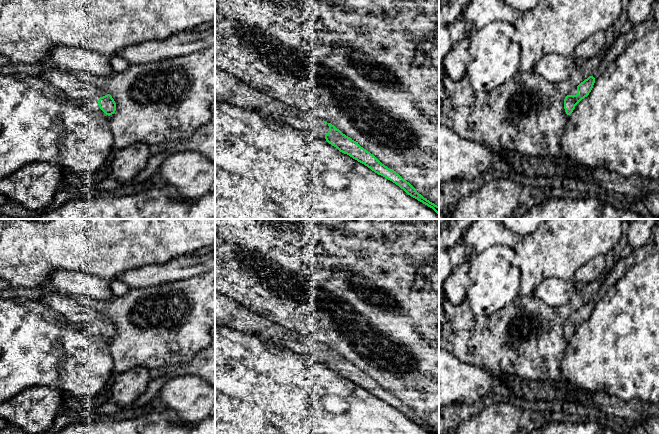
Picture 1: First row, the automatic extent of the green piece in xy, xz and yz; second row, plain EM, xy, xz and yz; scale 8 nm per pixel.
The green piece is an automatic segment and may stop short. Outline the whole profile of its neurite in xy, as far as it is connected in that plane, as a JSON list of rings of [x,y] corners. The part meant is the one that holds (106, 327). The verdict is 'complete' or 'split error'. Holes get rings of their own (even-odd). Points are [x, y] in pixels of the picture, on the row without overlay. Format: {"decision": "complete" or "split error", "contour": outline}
{"decision": "split error", "contour": [[[53,291],[39,301],[55,313],[63,315],[71,323],[98,328],[100,333],[108,340],[116,335],[116,327],[110,318],[92,307],[79,303],[71,296]]]}

